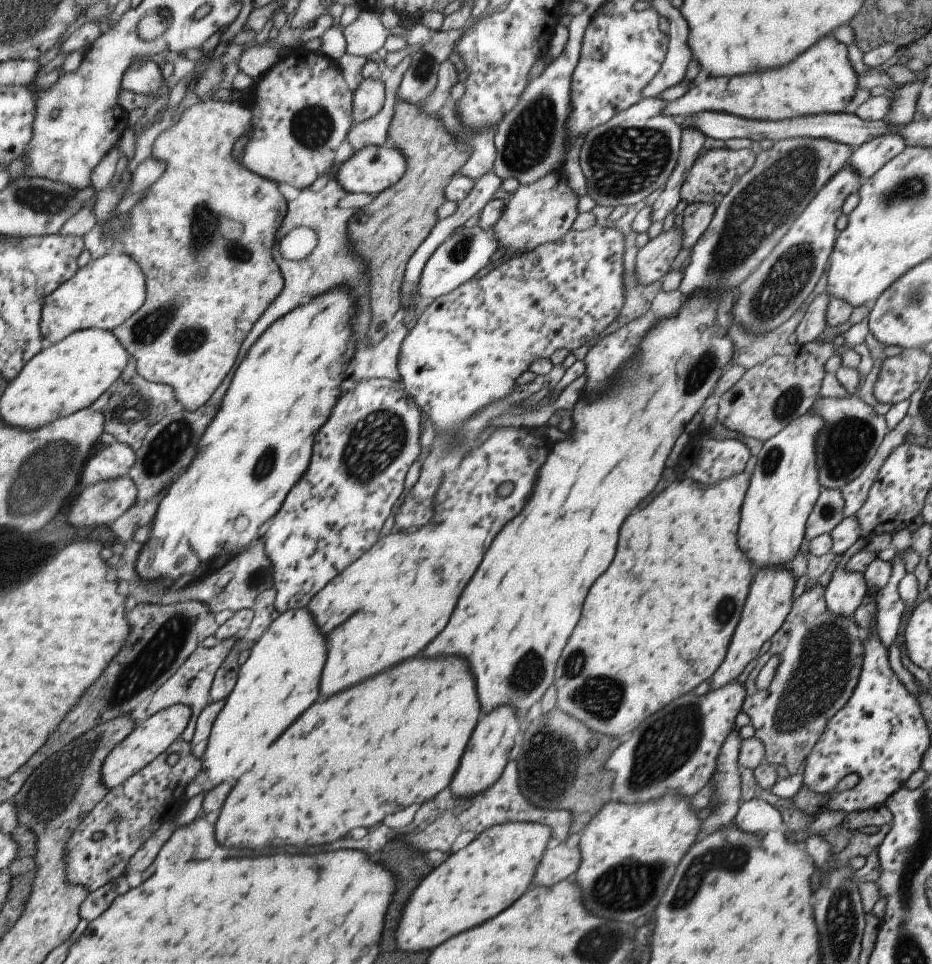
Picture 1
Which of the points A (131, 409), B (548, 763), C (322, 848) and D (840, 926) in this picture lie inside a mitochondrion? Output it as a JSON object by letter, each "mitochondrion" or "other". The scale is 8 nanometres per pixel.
{"A":"mitochondrion","B":"mitochondrion","C":"other","D":"mitochondrion"}

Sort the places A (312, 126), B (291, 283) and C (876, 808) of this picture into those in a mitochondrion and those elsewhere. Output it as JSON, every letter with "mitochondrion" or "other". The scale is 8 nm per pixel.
{"A":"mitochondrion","B":"other","C":"other"}

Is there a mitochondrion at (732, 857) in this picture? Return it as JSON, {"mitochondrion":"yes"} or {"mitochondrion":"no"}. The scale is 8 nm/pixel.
{"mitochondrion":"yes"}

